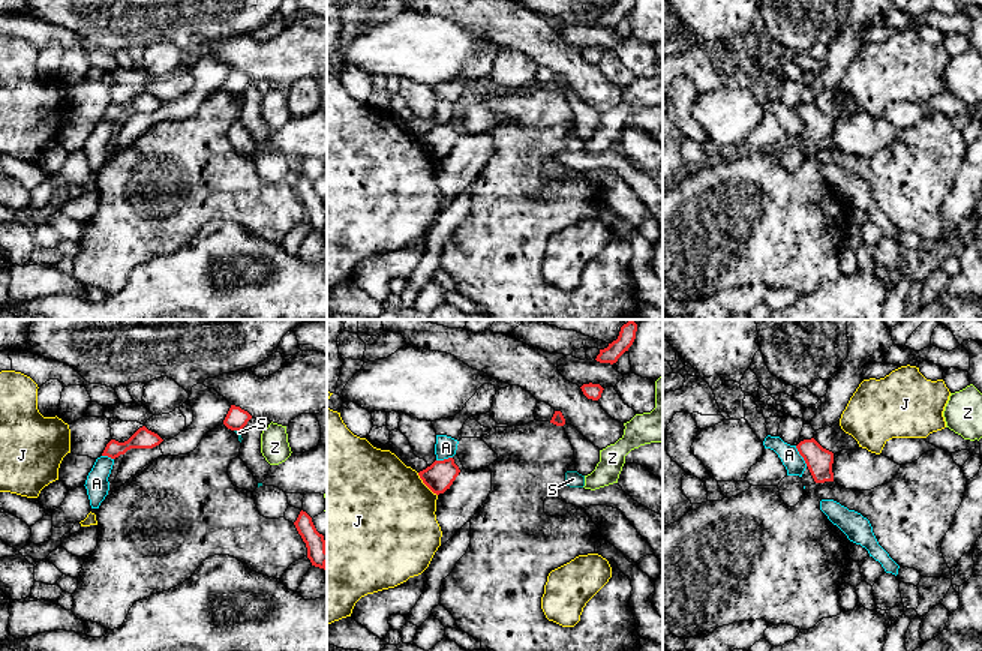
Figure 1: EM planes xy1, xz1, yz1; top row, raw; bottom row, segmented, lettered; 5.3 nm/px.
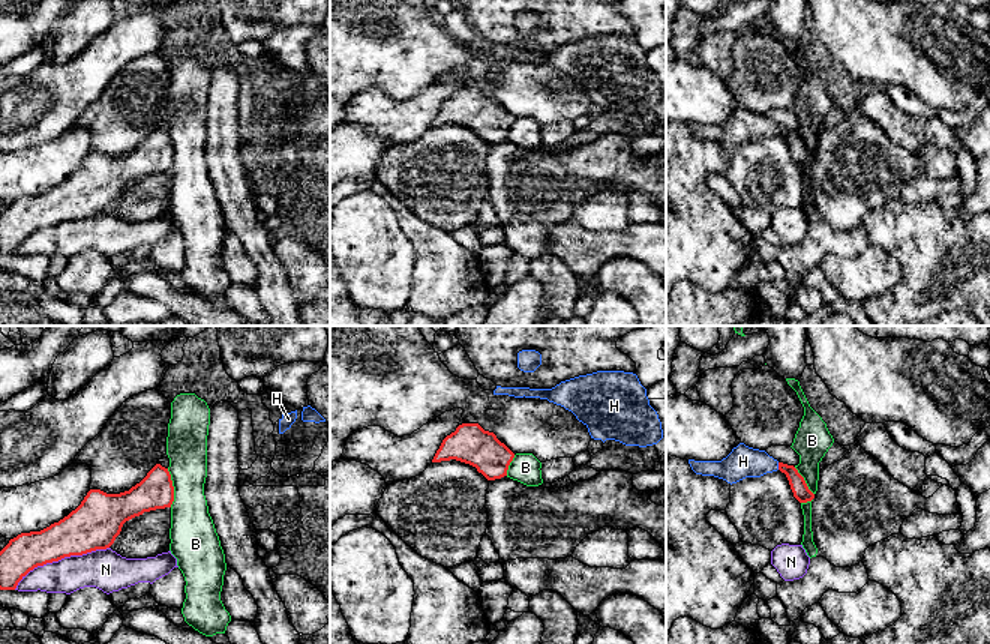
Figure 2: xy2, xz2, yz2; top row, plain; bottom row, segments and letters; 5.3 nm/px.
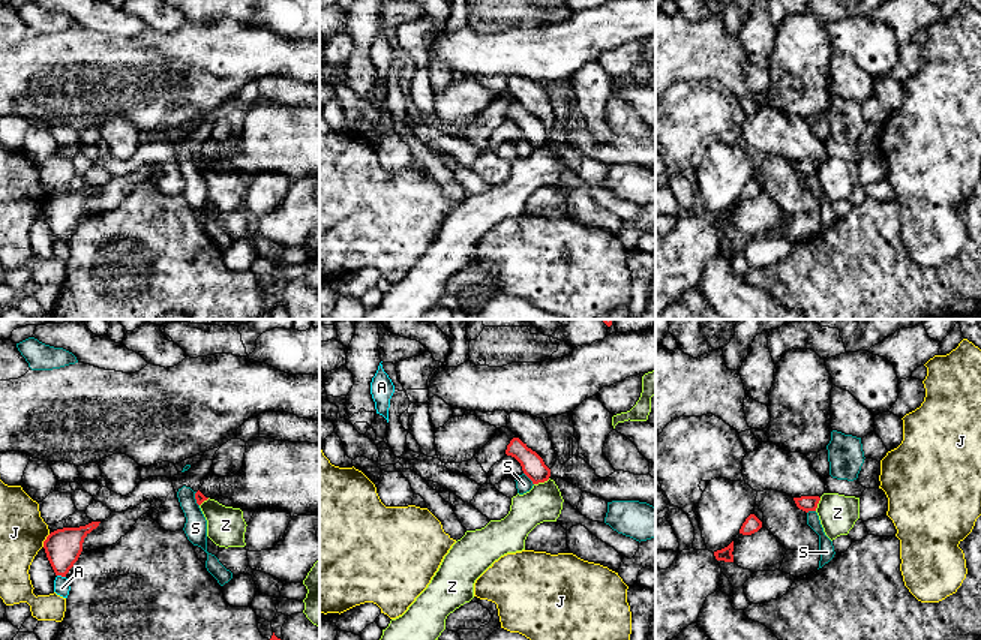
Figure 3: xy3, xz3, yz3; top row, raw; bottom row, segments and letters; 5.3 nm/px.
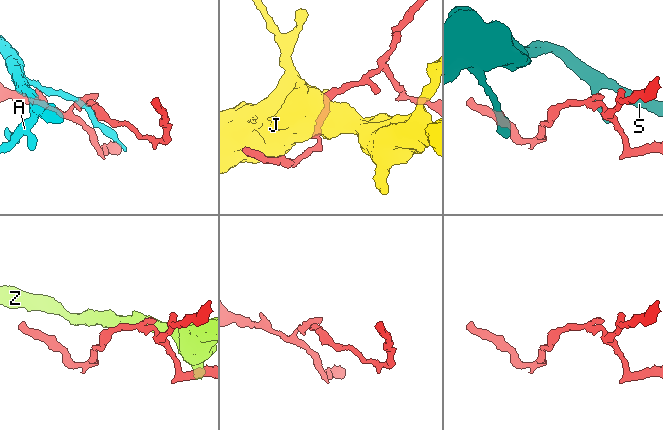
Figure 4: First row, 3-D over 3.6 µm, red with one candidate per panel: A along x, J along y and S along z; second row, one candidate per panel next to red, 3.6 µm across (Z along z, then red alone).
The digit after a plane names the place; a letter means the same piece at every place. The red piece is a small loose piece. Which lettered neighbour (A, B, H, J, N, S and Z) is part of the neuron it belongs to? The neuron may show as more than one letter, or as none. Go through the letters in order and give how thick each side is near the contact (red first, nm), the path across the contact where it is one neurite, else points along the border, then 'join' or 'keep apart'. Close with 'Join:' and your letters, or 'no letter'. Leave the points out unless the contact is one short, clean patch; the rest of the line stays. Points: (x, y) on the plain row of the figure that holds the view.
A: 140/110 nm | along yz1 (795, 110), (807, 129) | keep apart
B: 190/240 nm | along xy2 (167, 132), (173, 150), (171, 170) | keep apart
H: 90/170 nm | across yz2 (801, 156), (797, 144), (779, 129), (743, 125) | join
J: 160/480 nm | keep apart
N: 260/220 nm | keep apart
S: 120/90 nm | along xz3 (524, 137), (533, 149) | keep apart
Z: 120/200 nm | along xz3 (549, 143), (534, 149) | keep apart
Join: H

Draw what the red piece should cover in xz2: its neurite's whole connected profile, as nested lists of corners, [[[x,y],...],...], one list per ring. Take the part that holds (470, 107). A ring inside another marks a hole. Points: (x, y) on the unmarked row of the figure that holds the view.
[[[462,87],[447,99],[432,126],[456,123],[477,132],[488,144],[507,140],[514,117],[478,87]]]

